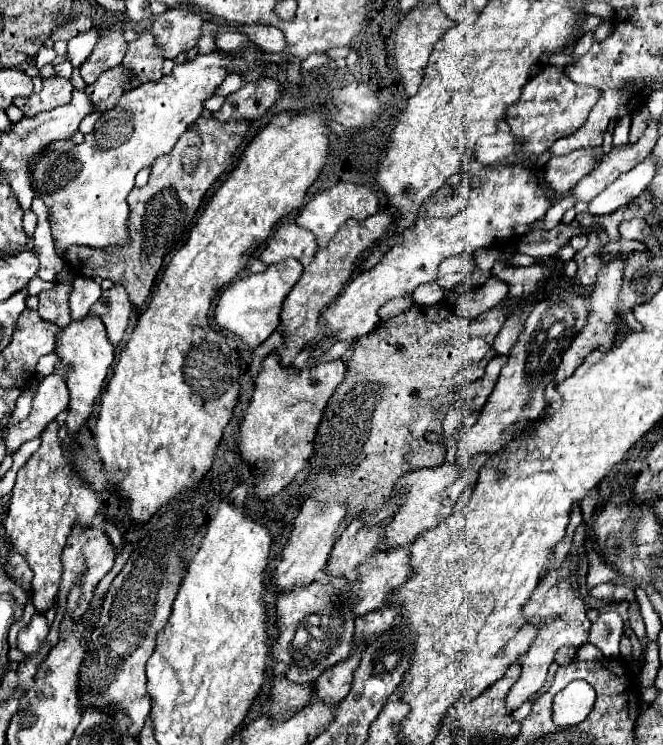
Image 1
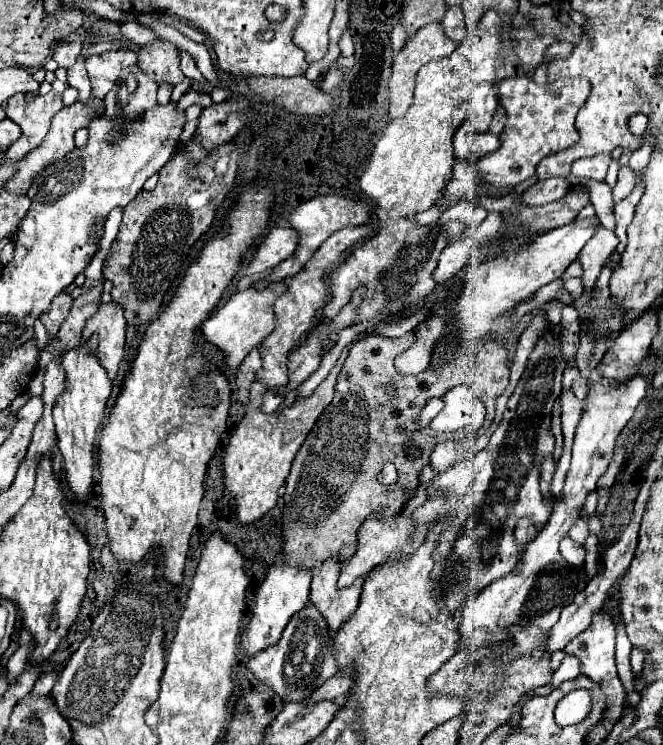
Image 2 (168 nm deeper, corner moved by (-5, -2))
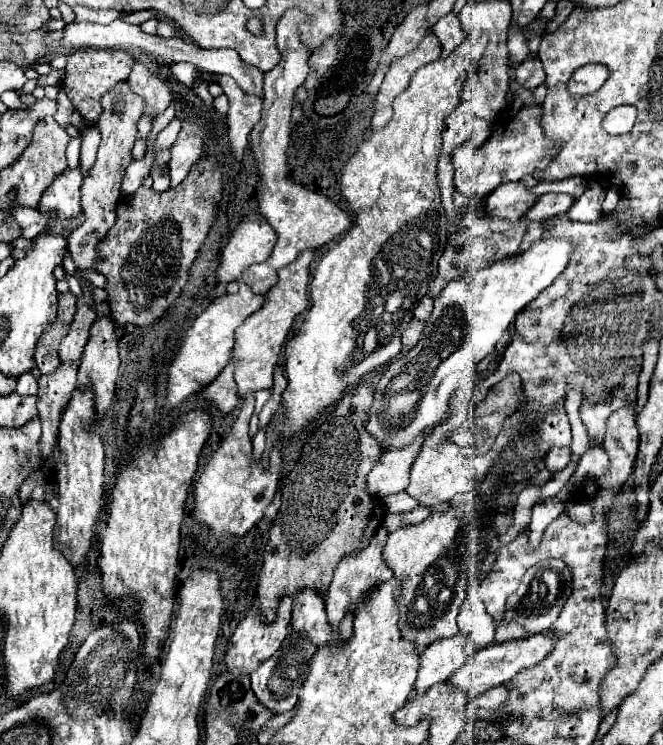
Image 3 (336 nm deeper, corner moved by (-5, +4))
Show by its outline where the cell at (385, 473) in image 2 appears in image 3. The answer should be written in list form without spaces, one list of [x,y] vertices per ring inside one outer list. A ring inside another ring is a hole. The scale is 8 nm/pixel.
[[[432,429],[422,431],[410,445],[402,449],[388,449],[378,459],[376,467],[368,473],[368,493],[374,497],[386,497],[390,493],[404,491],[408,487],[408,471],[420,453],[426,439],[432,437]]]

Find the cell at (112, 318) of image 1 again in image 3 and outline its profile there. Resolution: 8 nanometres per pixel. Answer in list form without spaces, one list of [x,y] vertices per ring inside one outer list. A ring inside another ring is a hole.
[[[104,315],[94,321],[90,329],[90,339],[84,347],[82,353],[82,363],[78,369],[78,387],[92,387],[94,389],[94,403],[98,407],[98,417],[106,413],[106,409],[112,403],[114,389],[116,389],[116,379],[118,379],[118,369],[120,369],[120,355],[118,355],[118,333],[116,333],[116,323],[112,315]]]

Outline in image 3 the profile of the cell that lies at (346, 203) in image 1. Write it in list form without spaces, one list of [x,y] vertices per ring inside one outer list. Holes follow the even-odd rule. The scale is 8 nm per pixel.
[[[292,7],[282,15],[276,27],[276,39],[278,47],[284,53],[284,59],[270,71],[266,73],[264,79],[264,111],[262,119],[256,123],[254,131],[250,133],[252,137],[252,149],[254,157],[258,161],[258,175],[260,175],[260,187],[256,189],[258,201],[260,201],[260,213],[268,219],[268,223],[274,227],[278,235],[278,243],[268,257],[266,263],[254,265],[254,273],[250,273],[250,287],[254,293],[268,293],[270,287],[278,281],[278,269],[290,265],[300,251],[310,249],[310,247],[320,247],[324,243],[330,243],[334,237],[350,229],[352,215],[340,209],[334,201],[328,197],[314,193],[310,189],[304,189],[302,185],[290,181],[288,171],[286,171],[286,149],[290,143],[290,115],[294,107],[294,95],[296,89],[304,83],[308,77],[308,59],[310,59],[310,49],[300,37],[298,25],[310,19],[306,11],[300,11],[298,7]]]

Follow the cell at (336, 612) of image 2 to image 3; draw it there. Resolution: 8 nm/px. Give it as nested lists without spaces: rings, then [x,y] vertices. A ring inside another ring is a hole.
[[[302,589],[296,593],[296,603],[292,611],[292,627],[294,631],[306,633],[310,641],[318,647],[334,641],[346,641],[352,637],[352,619],[354,615],[348,611],[338,627],[330,627],[326,619],[324,595],[314,589]]]

